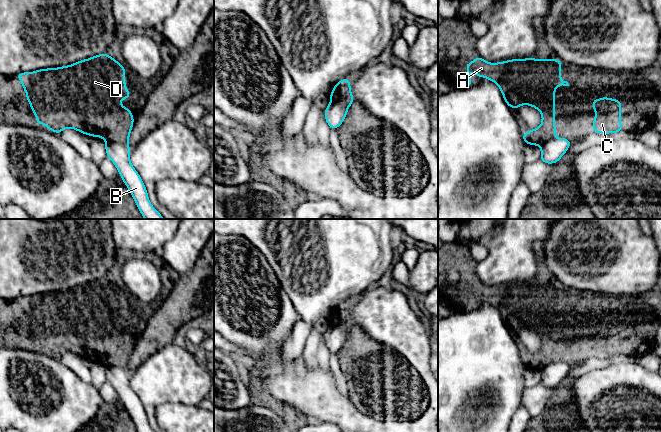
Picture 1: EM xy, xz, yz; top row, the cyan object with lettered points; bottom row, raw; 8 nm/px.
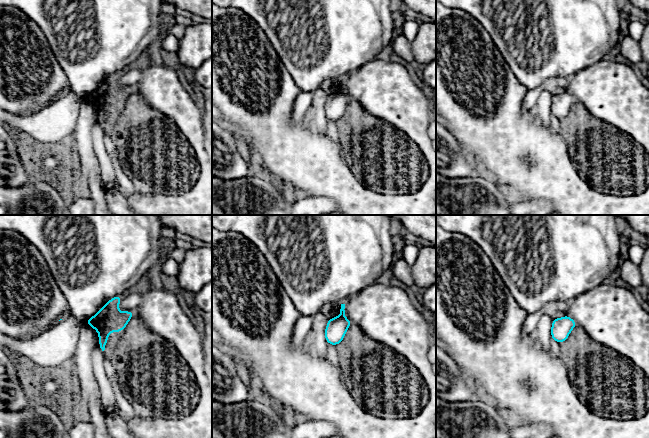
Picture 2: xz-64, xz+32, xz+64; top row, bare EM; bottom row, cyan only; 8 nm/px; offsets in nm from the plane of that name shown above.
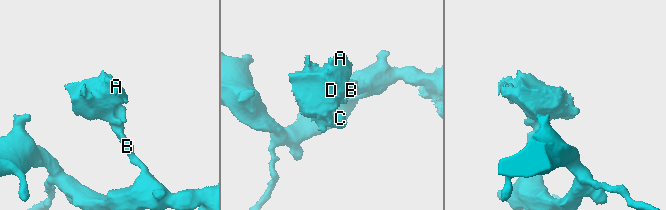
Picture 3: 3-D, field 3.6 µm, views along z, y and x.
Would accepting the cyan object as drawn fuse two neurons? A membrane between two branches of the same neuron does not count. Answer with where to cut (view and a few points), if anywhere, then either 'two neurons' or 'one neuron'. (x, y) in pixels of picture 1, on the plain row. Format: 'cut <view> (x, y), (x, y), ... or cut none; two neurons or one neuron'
cut xy (106, 365), (119, 365), (126, 368); two neurons

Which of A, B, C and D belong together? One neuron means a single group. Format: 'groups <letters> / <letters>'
groups A C D / B

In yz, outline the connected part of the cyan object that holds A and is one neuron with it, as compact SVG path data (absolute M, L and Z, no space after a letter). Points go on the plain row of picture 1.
M480 280L467 288L467 307L471 308L471 294L475 295L477 301L484 301L496 307L503 319L506 328L510 332L518 333L521 329L529 329L538 333L542 339L542 346L539 352L529 353L523 357L522 362L525 368L542 370L548 364L555 361L555 312L569 310L567 305L561 305L561 283L511 283L504 286L489 287Z

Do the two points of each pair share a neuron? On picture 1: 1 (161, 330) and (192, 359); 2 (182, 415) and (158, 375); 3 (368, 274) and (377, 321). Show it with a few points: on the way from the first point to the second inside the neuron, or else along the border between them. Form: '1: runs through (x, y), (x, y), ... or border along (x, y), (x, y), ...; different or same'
1: border along (172, 343), (162, 346), (151, 355); different
2: border along (197, 406), (161, 403), (156, 407), (154, 413); different
3: border along (375, 286), (364, 293); different

